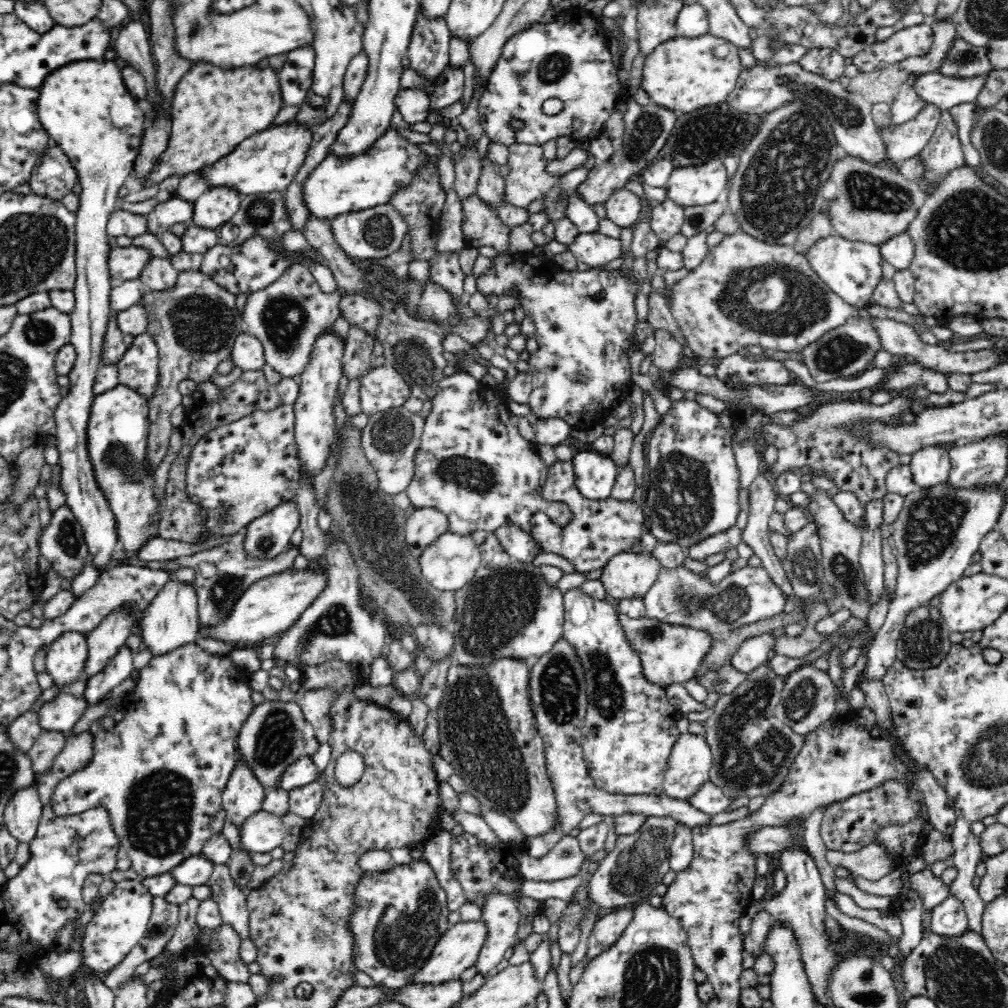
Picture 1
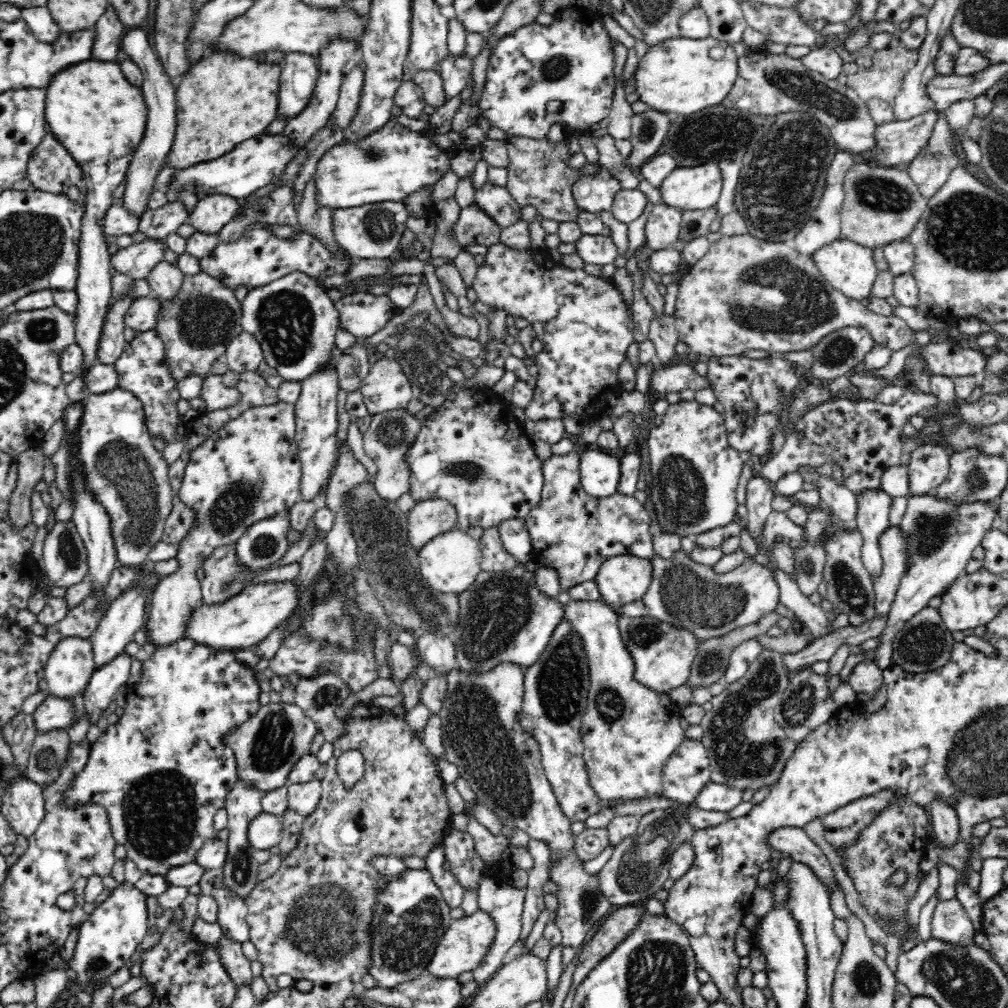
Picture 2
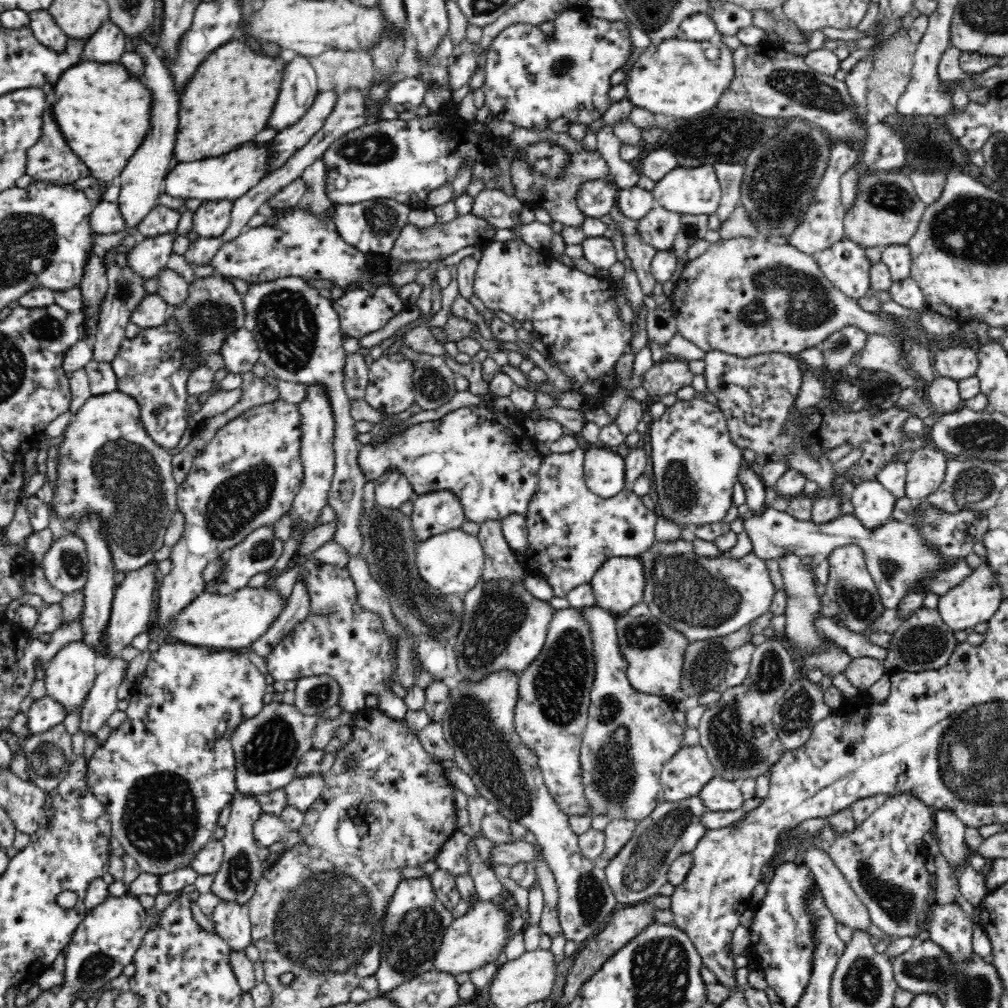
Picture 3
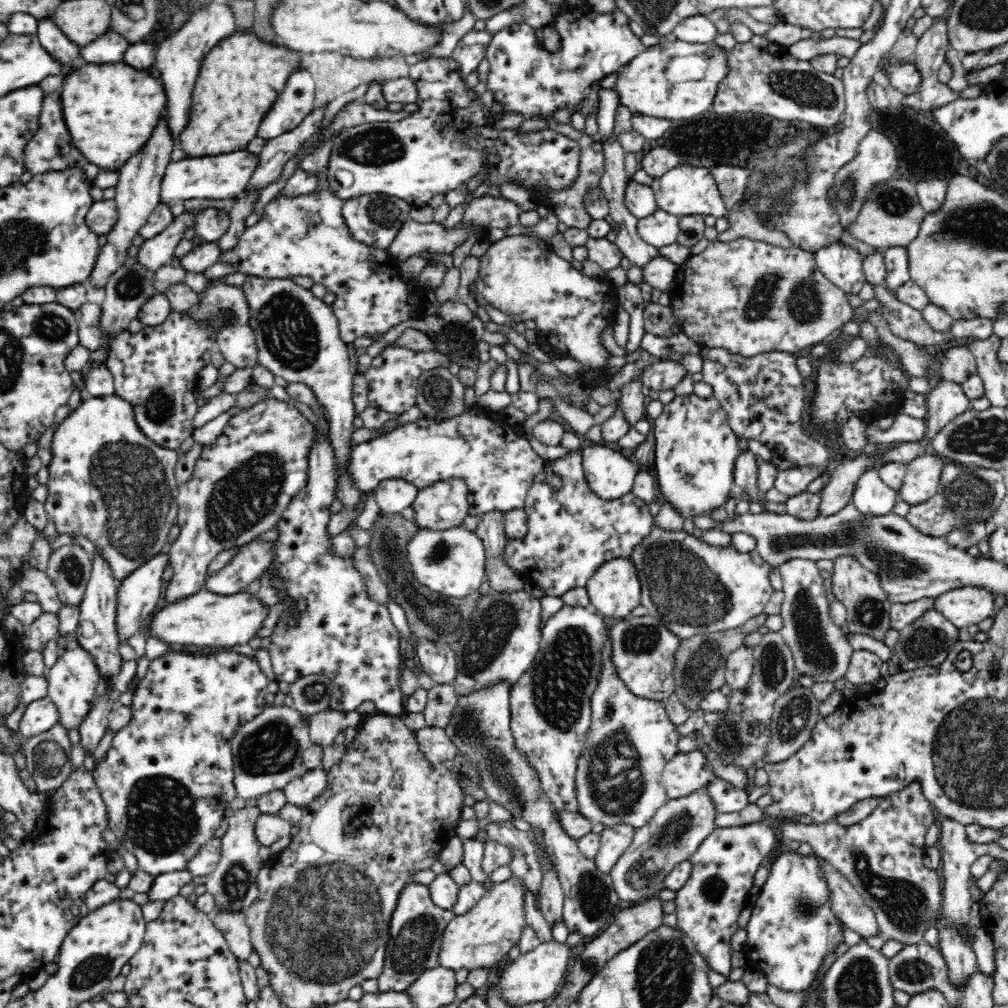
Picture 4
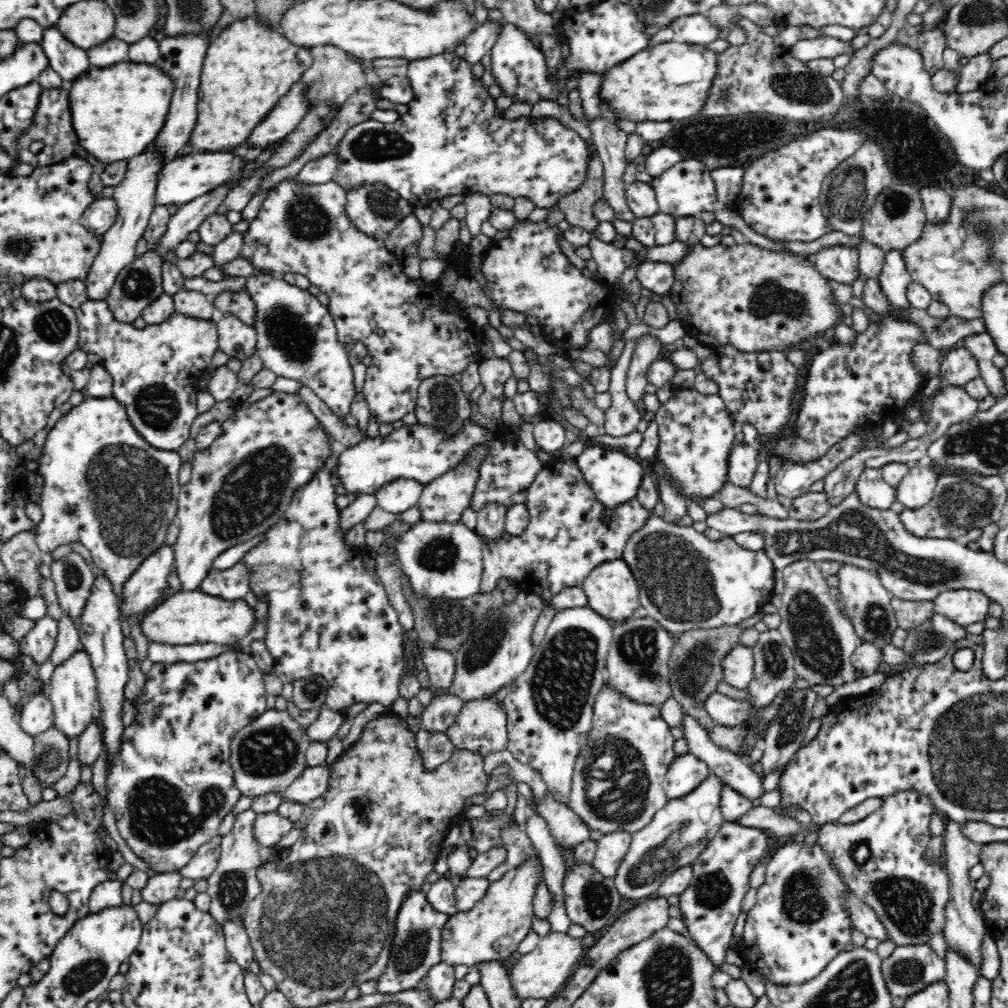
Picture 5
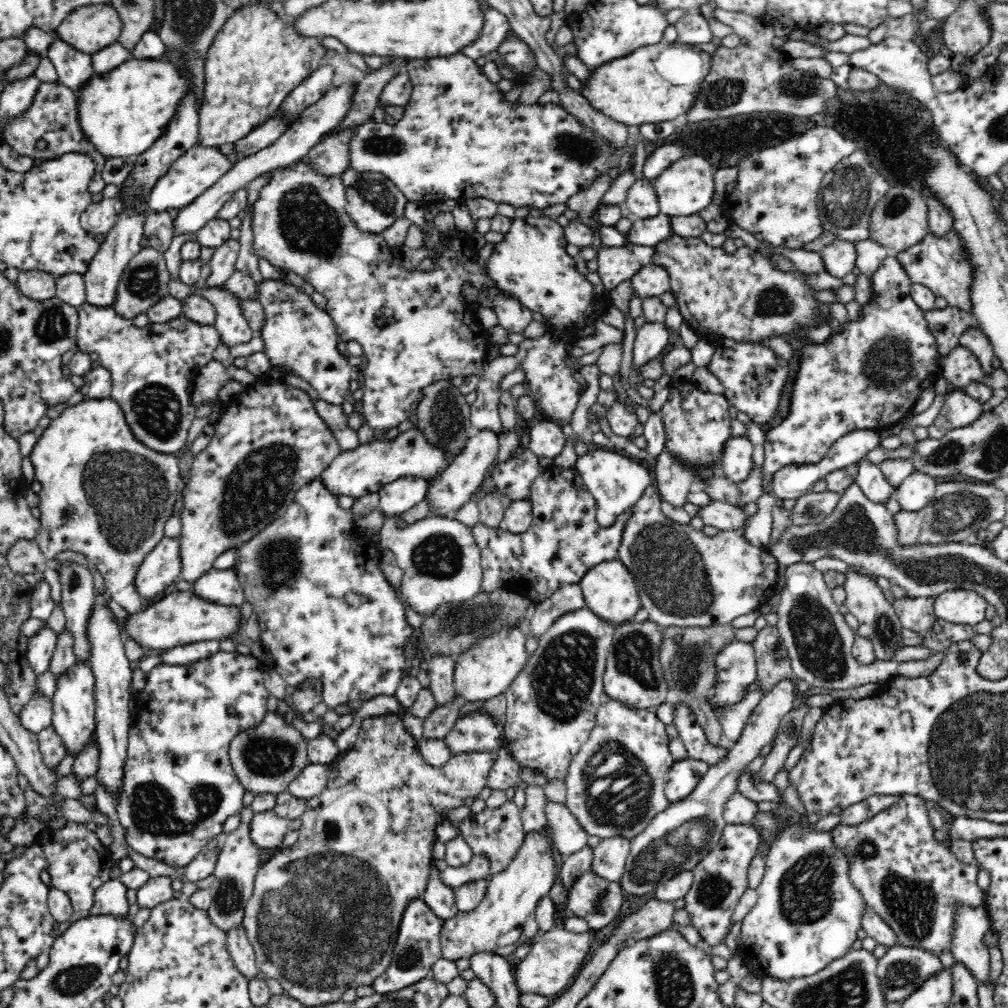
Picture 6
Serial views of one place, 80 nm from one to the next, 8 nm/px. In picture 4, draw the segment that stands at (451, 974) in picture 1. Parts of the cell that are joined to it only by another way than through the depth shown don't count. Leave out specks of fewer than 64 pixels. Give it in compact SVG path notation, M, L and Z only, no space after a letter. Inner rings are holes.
M511 880L497 884L466 914L455 916L444 930L439 953L439 967L454 972L461 969L472 971L480 968L492 968L510 949L519 943L525 922L525 893L527 887L522 880Z

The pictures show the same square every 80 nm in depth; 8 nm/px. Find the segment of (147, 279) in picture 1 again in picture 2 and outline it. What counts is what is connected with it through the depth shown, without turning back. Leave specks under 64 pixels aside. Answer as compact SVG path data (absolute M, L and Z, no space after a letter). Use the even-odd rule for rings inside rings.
M160 260L146 276L153 295L161 298L172 298L178 294L185 274L176 265Z

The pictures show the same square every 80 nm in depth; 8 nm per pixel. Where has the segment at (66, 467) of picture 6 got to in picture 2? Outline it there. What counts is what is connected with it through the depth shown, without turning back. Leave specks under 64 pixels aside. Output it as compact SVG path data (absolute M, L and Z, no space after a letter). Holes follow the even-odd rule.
M115 388L98 395L91 394L86 399L84 418L78 432L75 456L86 473L87 488L98 498L112 519L112 537L116 545L118 565L128 567L147 566L146 554L161 542L164 522L172 510L172 489L169 468L162 453L153 446L153 438L146 427L144 404L124 388Z

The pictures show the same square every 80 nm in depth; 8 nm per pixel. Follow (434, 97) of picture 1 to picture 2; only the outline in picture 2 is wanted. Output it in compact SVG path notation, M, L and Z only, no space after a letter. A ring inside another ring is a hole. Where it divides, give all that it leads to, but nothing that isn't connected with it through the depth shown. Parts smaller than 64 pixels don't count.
M448 56L442 64L440 64L439 76L442 77L442 85L444 85L444 103L460 96L460 93L468 84L468 78L473 73L473 64L468 60L468 56L455 58Z

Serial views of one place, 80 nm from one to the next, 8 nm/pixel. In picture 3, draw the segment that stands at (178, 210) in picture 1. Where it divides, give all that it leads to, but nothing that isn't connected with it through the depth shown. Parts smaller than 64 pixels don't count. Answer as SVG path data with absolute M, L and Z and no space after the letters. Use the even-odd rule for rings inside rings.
M156 205L136 227L143 238L154 238L176 232L180 217L178 209Z

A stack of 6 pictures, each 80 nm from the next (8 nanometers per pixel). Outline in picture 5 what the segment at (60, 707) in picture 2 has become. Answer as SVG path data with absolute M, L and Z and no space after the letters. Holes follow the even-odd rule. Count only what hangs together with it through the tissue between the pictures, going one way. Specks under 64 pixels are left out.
M37 692L30 696L28 703L23 706L18 721L24 732L35 737L55 726L54 717L49 694Z

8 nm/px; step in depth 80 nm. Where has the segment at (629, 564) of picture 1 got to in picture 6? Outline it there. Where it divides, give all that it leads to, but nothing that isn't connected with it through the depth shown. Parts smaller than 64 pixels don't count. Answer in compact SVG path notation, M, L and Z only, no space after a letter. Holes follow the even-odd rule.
M618 559L604 561L591 568L579 582L586 607L606 622L626 623L640 610L641 600L628 567Z

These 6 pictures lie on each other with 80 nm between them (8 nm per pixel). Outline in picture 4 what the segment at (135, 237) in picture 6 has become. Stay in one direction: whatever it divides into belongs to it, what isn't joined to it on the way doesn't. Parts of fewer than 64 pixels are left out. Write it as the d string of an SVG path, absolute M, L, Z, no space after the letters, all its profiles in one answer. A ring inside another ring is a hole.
M167 102L156 122L148 144L140 148L131 159L128 159L119 170L118 184L116 186L115 204L119 214L117 225L107 234L107 243L99 251L99 255L90 275L90 282L94 288L105 288L106 280L114 274L120 265L126 262L128 253L133 253L132 238L139 234L140 228L156 206L161 204L161 182L168 164L170 155L174 150L176 138L171 133L167 123Z

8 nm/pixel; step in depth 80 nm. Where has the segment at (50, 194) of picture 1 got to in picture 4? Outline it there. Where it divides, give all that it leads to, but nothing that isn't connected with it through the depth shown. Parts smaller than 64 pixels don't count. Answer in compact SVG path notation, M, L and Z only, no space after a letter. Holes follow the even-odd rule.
M60 93L47 94L44 97L42 110L39 116L39 129L27 144L24 151L25 170L33 175L44 174L52 171L63 171L66 169L84 170L89 180L99 173L99 168L88 163L88 159L74 147L72 137L68 133L62 116L62 105L60 105Z

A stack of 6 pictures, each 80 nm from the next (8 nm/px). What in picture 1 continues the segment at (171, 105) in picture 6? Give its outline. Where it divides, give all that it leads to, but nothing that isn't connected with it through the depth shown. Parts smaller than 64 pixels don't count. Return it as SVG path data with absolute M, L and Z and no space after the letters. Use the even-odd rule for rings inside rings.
M107 59L77 61L48 74L44 78L44 82L38 87L36 109L38 109L40 126L46 130L49 138L57 142L62 151L68 155L72 167L76 169L76 176L82 190L79 196L79 209L75 212L75 261L77 270L77 279L73 288L75 306L69 314L71 320L70 344L76 349L76 360L74 360L72 370L67 374L67 393L62 396L55 413L56 431L54 435L60 456L61 491L65 494L65 502L82 527L82 533L88 544L90 554L94 556L93 565L98 570L106 571L110 566L113 566L110 556L118 549L120 539L117 537L116 515L113 514L109 500L105 499L104 493L96 483L94 465L92 465L92 459L90 459L88 453L88 424L92 401L96 396L93 391L94 381L97 370L102 364L103 340L108 321L112 316L110 290L114 286L114 282L110 280L110 273L108 272L108 254L111 248L108 245L107 222L110 215L115 211L114 205L118 201L118 192L122 188L124 180L130 174L130 170L135 166L146 126L144 114L138 106L138 101L130 96L128 90L126 90L120 68L114 61Z

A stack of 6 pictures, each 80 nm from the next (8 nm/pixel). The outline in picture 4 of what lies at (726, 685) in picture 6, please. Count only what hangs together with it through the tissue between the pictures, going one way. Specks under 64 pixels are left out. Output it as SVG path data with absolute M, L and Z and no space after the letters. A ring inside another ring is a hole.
M741 646L728 655L725 668L725 683L734 689L744 689L753 672L753 649Z

